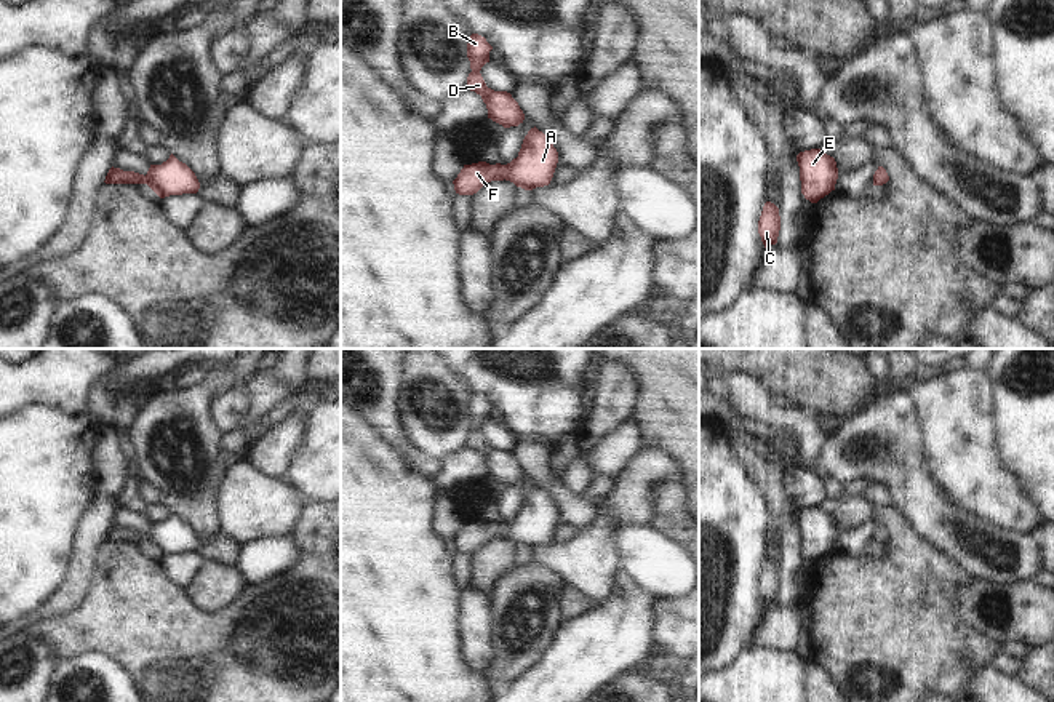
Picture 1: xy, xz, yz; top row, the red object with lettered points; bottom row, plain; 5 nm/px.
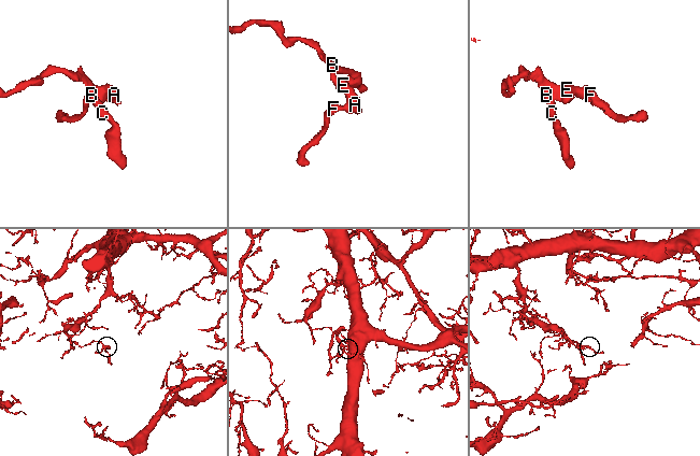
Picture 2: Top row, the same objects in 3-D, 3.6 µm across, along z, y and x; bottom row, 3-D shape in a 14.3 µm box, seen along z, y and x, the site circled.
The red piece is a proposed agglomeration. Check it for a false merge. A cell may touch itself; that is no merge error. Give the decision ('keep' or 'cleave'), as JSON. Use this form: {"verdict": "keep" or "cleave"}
{"verdict": "keep"}

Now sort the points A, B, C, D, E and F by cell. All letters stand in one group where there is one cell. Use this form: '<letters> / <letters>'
A B C D E F

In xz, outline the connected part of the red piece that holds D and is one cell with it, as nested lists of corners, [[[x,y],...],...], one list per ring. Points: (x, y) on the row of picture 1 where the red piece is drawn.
[[[472,34],[467,43],[467,58],[472,72],[467,77],[467,90],[481,96],[488,109],[488,118],[502,125],[504,128],[518,126],[525,120],[525,114],[518,102],[507,91],[494,91],[486,86],[480,70],[489,62],[489,51],[493,46],[485,37]]]

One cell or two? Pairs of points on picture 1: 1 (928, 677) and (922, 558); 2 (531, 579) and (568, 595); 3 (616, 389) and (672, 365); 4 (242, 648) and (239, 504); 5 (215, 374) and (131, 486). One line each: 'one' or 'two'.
1: one
2: two
3: two
4: two
5: two

